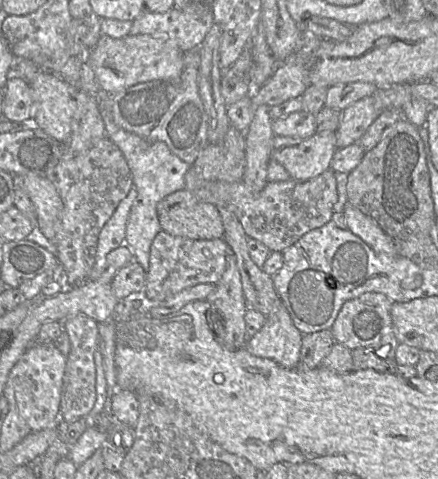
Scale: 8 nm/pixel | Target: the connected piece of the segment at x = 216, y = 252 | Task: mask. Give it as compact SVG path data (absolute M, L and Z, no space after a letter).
M160 231L150 248L143 296L148 304L161 303L180 291L199 284L216 284L227 263L227 244L222 238L194 240Z

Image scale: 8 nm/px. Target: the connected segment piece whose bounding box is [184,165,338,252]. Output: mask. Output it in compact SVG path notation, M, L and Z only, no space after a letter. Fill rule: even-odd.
M189 165L185 174L185 188L201 200L216 207L226 207L240 221L249 238L254 238L271 251L283 252L297 242L304 234L328 223L338 200L334 171L324 171L307 181L289 179L269 182L259 194L252 194L243 181L229 183L204 179Z

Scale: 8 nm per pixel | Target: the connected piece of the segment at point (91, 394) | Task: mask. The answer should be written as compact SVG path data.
M77 314L65 319L64 330L69 338L70 351L64 375L60 404L60 420L63 424L71 424L86 417L93 409L96 398L96 367L94 354L99 346L98 322L84 315Z

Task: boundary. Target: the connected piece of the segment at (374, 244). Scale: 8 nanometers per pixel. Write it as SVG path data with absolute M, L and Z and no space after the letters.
M348 201L343 213L347 229L361 238L374 251L389 257L399 256L391 237L383 231L374 219L362 213Z

